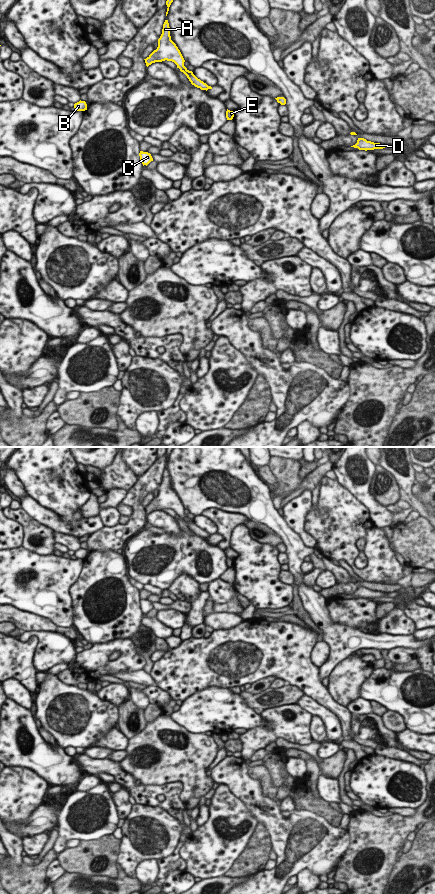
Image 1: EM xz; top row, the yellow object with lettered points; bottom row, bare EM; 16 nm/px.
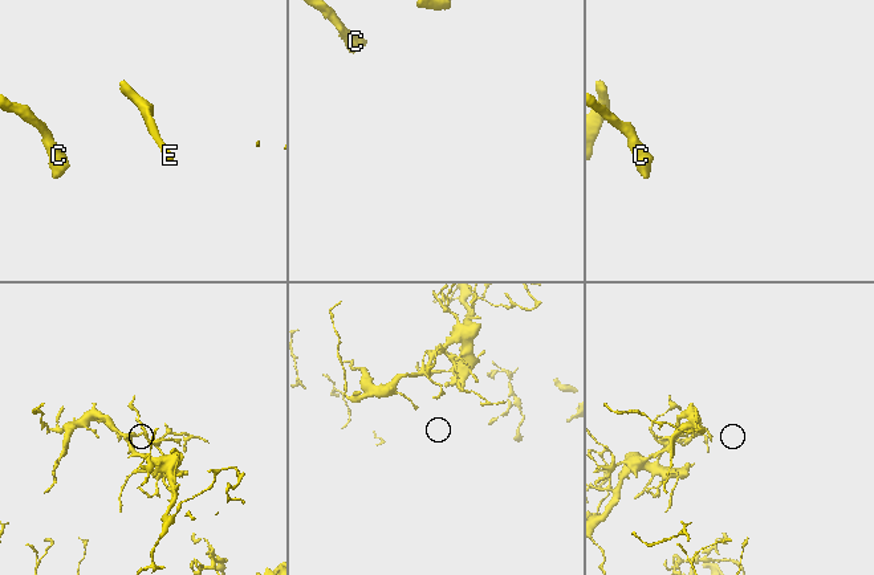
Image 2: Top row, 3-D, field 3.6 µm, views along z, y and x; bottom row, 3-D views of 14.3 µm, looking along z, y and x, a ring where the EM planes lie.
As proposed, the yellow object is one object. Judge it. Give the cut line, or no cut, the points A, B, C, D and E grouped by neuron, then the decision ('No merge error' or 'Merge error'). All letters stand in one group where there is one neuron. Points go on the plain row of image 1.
No split. Groups: A B C D E. No merge error

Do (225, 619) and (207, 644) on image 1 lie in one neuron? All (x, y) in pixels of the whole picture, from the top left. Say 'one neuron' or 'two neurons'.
two neurons

